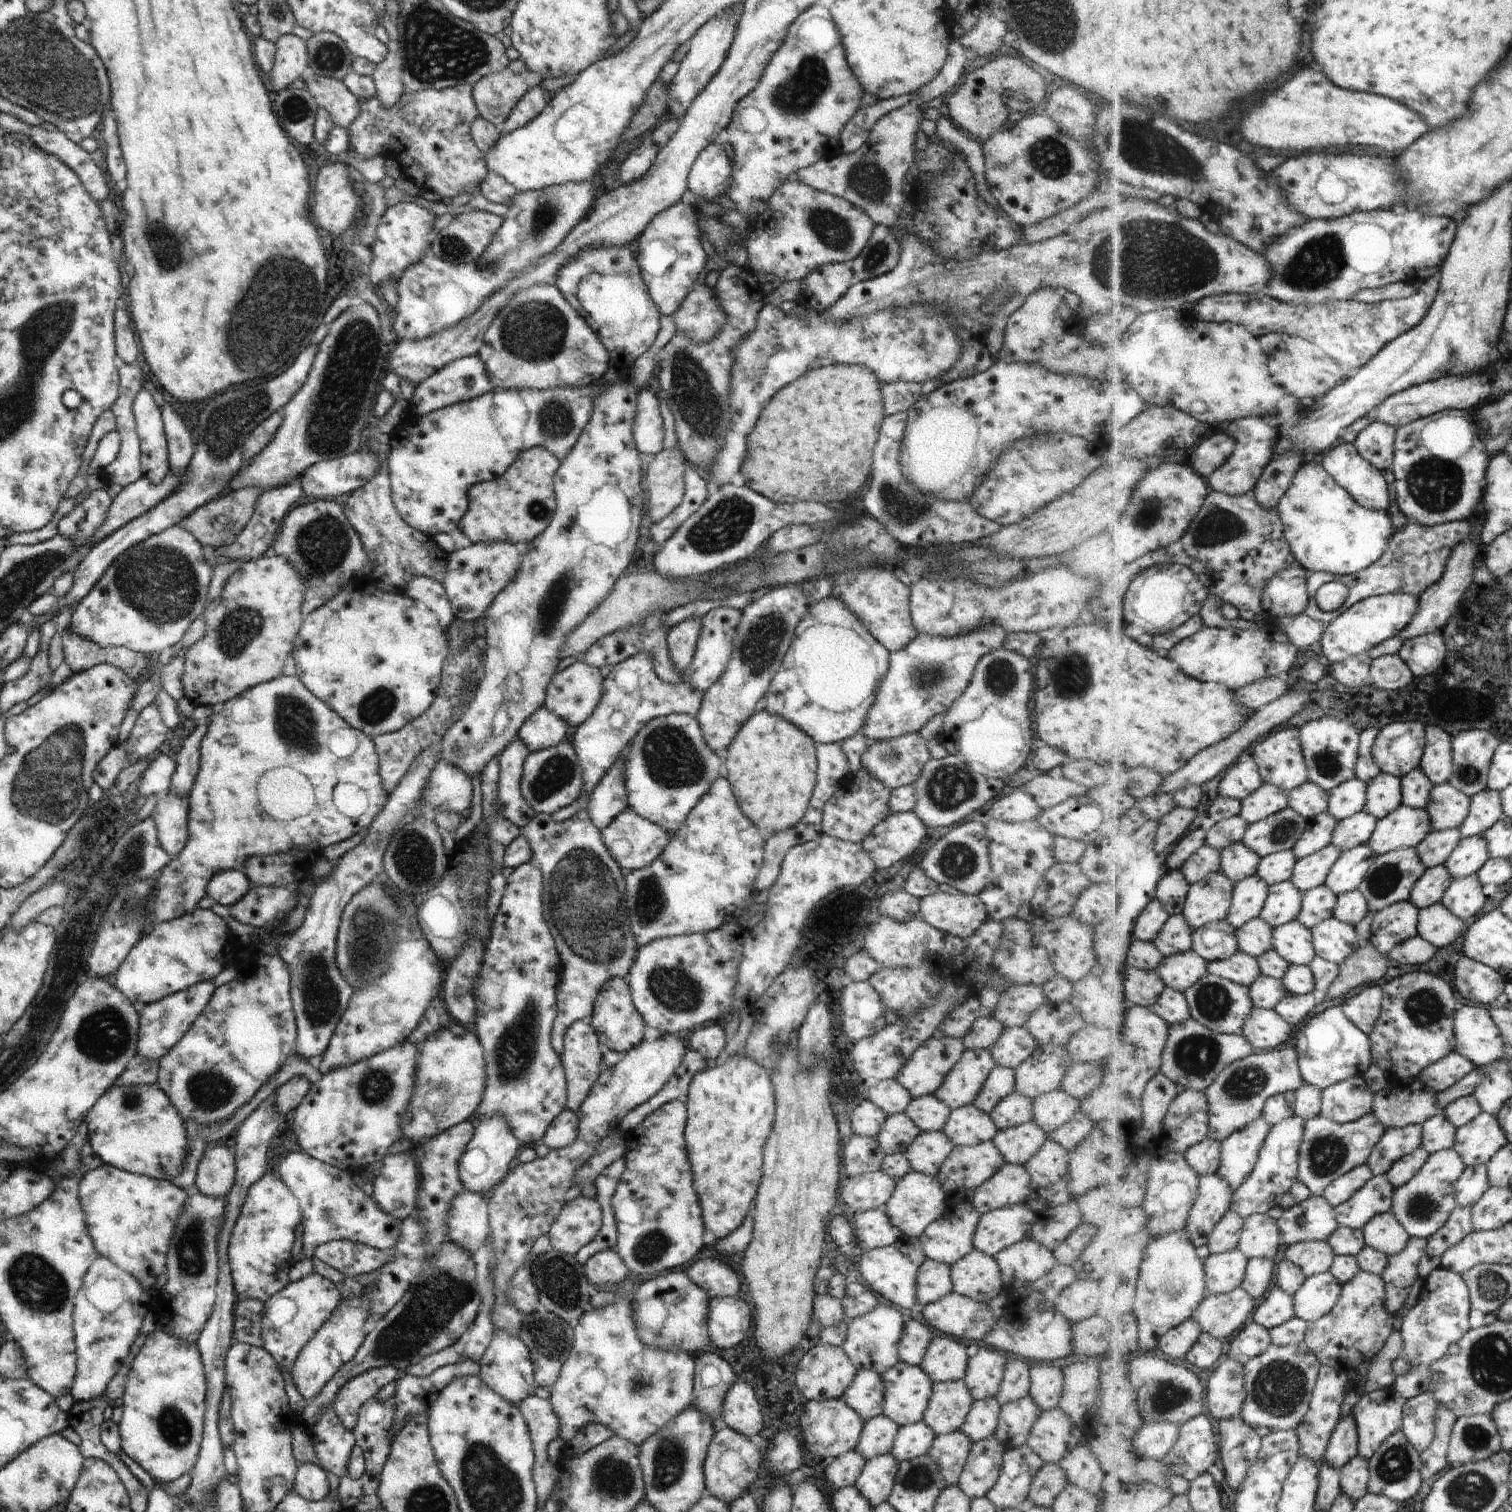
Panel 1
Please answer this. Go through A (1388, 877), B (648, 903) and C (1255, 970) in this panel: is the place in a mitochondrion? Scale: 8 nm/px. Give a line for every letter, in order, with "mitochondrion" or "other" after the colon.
A: mitochondrion
B: mitochondrion
C: other

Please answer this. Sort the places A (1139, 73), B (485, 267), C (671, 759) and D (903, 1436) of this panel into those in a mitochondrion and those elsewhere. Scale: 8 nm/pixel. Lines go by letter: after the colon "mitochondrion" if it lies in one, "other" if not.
A: other
B: mitochondrion
C: mitochondrion
D: other

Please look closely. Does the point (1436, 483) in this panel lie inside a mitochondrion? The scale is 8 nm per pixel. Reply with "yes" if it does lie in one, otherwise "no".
yes

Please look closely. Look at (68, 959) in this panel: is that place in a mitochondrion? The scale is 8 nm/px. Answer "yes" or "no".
yes

